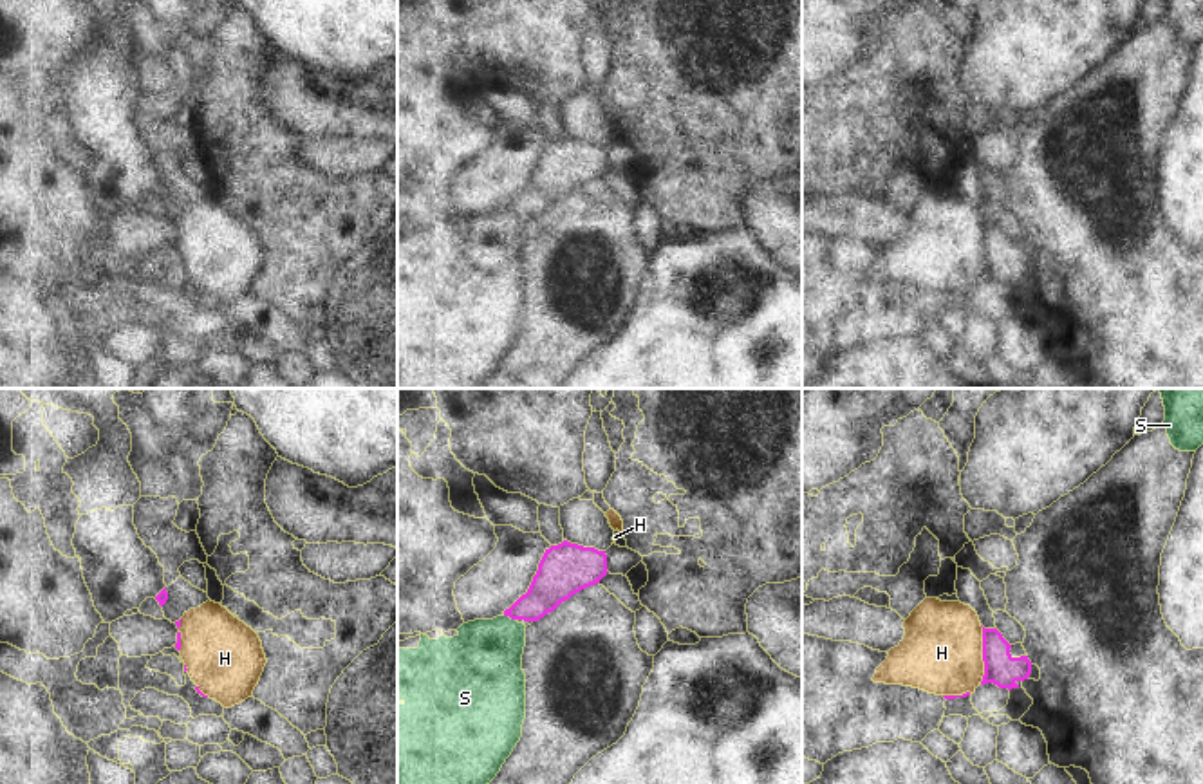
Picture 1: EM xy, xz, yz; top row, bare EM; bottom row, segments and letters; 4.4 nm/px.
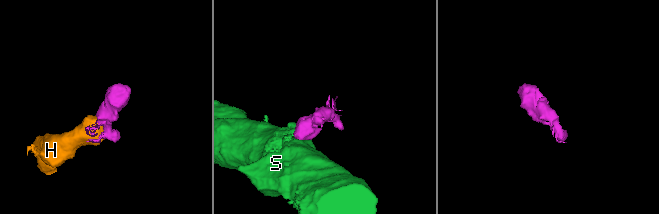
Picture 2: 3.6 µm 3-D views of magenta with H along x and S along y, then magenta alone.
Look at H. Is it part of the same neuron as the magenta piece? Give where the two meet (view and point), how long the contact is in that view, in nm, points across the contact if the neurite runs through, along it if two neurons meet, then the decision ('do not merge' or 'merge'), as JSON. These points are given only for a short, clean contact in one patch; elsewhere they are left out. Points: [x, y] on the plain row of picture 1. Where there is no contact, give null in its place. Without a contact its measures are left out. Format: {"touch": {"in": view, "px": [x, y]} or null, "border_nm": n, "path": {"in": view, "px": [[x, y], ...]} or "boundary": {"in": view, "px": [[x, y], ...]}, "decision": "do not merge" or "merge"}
{"touch": {"in": "yz", "px": [983, 250]}, "border_nm": 260, "decision": "merge"}

